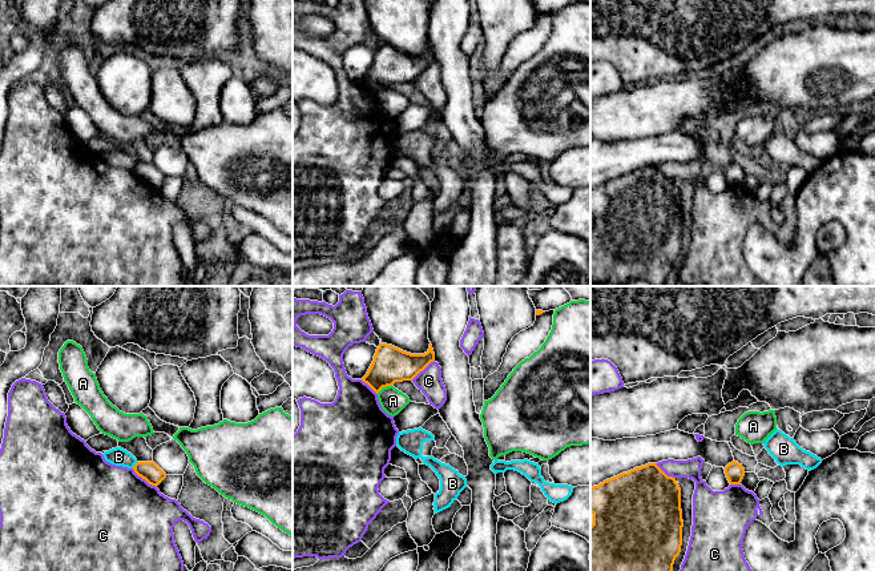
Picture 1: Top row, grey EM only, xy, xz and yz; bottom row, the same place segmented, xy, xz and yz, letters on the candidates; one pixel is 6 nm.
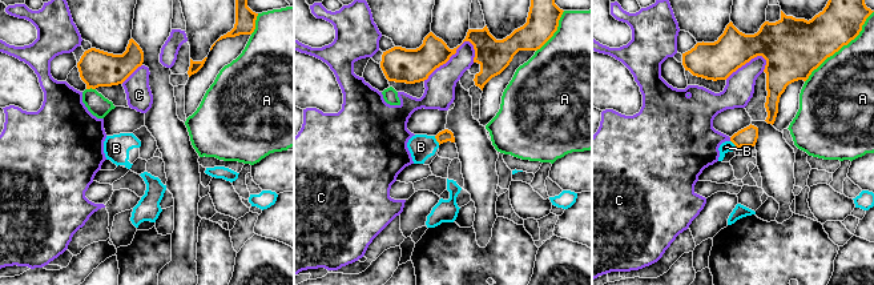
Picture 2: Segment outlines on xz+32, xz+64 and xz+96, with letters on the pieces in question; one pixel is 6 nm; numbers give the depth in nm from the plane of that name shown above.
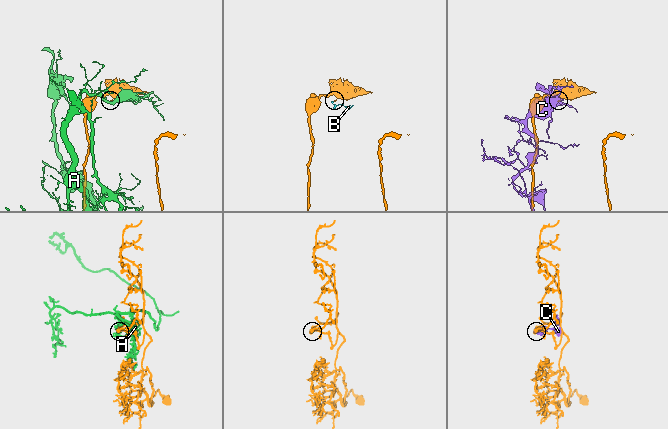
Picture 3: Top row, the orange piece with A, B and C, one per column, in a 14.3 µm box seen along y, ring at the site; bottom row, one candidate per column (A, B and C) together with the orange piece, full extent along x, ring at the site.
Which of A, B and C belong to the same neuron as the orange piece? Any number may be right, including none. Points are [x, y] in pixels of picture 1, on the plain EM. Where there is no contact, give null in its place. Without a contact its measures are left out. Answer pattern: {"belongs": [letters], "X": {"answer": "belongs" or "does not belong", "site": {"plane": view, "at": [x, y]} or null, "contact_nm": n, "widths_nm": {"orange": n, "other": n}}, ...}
{"belongs": [], "A": {"answer": "does not belong", "site": {"plane": "xz", "at": [383, 88]}, "contact_nm": 110, "widths_nm": {"orange": 220, "other": 150}}, "B": {"answer": "does not belong", "site": {"plane": "xy", "at": [134, 167]}, "contact_nm": 50, "widths_nm": {"orange": 120, "other": 110}}, "C": {"answer": "does not belong", "site": {"plane": "xy", "at": [144, 180]}, "contact_nm": 190, "widths_nm": {"orange": 120, "other": 480}}}

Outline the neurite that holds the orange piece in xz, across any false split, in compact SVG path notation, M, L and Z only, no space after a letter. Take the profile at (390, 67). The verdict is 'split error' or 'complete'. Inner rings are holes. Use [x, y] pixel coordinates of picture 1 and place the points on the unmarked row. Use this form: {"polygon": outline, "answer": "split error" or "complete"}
{"polygon": "M380 45L362 83L378 96L395 84L412 83L434 63L435 55L431 45L424 56L411 56L392 47Z", "answer": "complete"}

